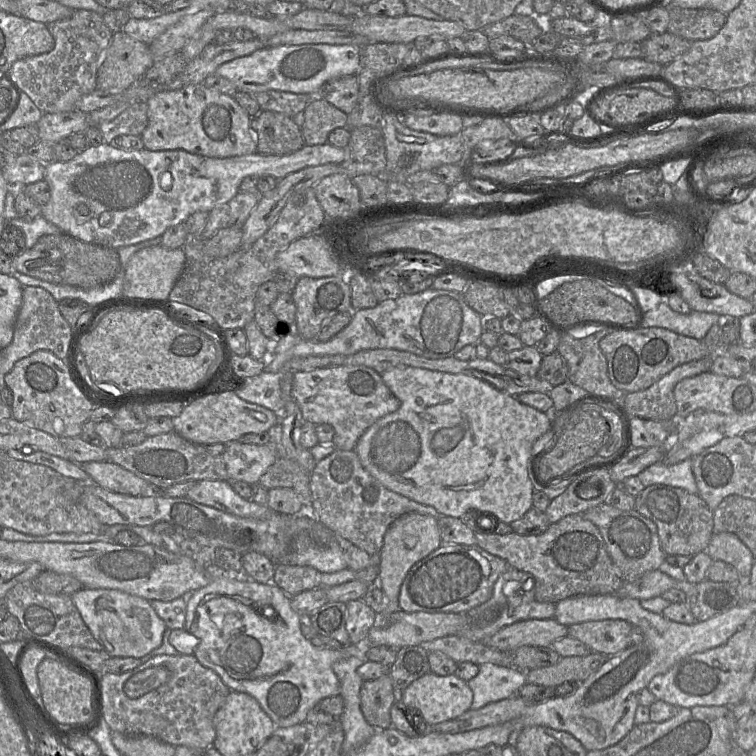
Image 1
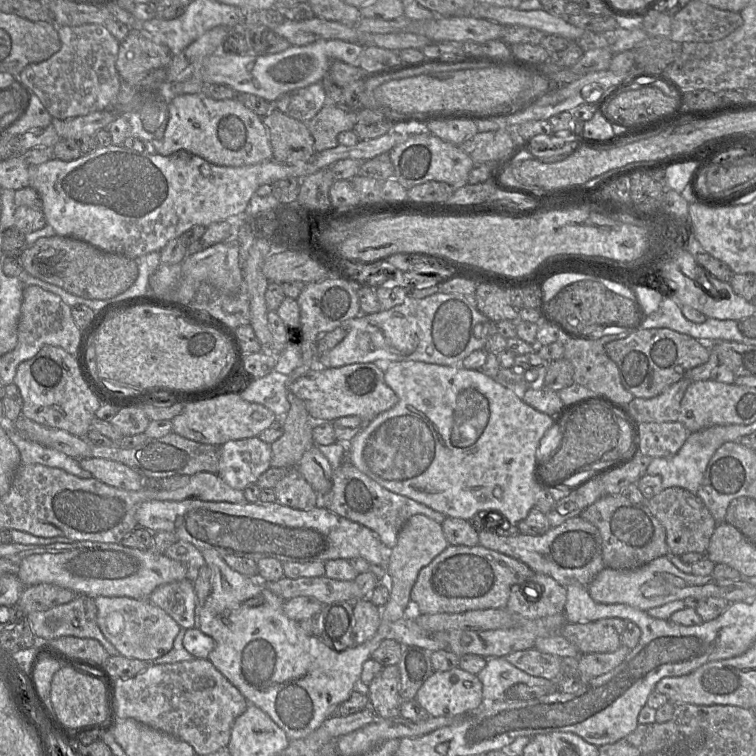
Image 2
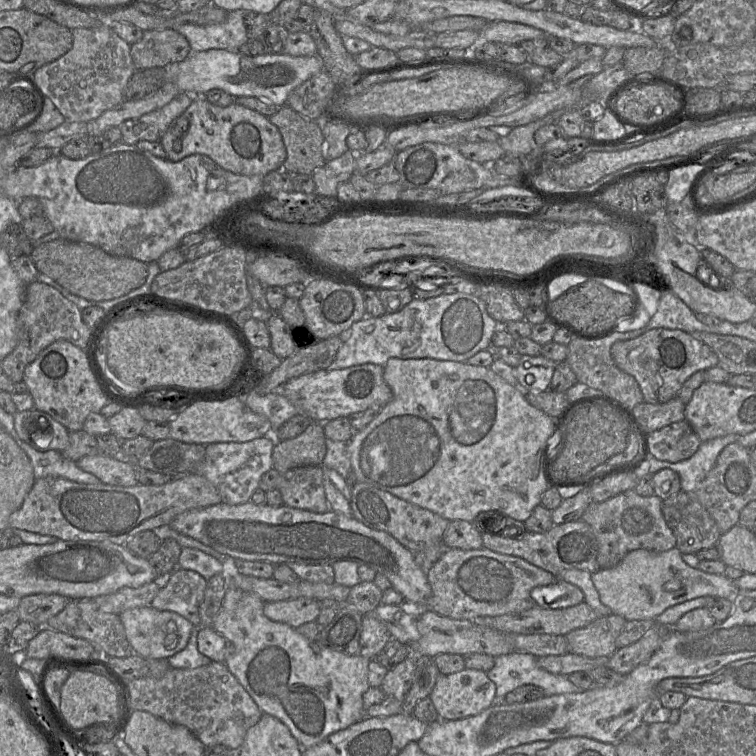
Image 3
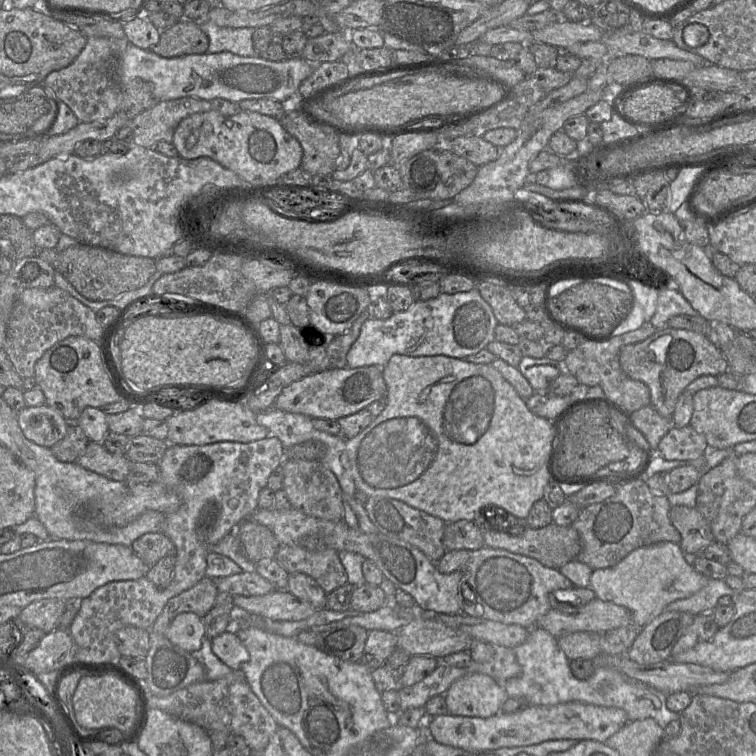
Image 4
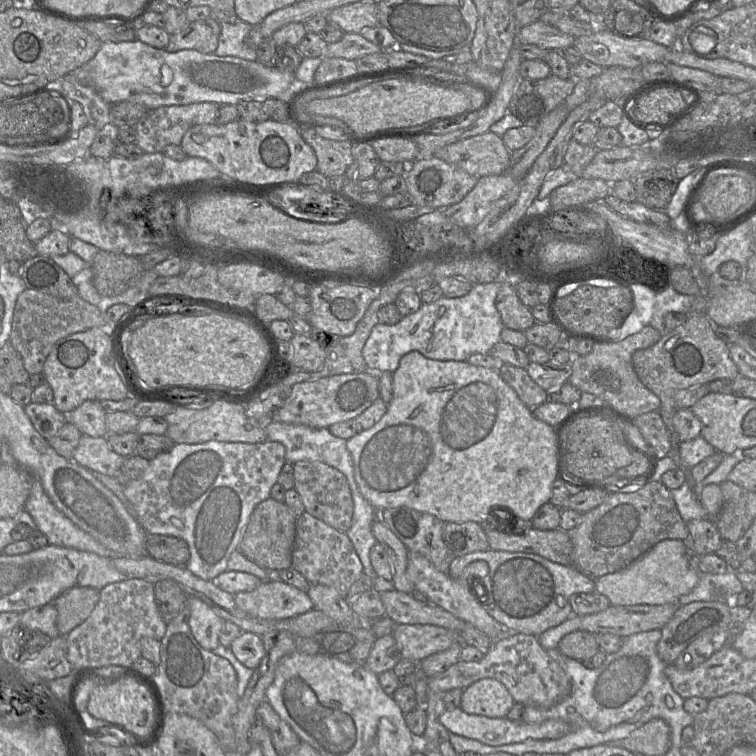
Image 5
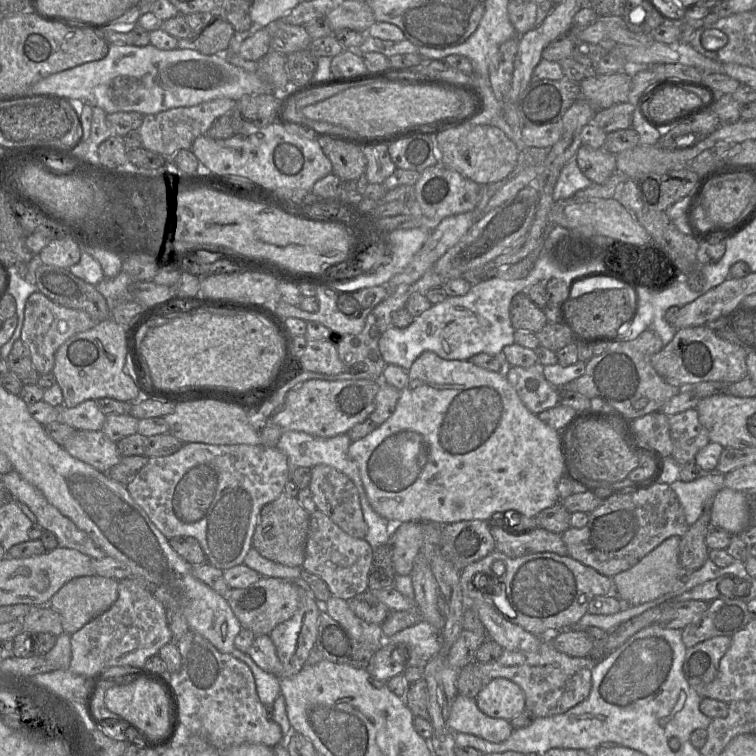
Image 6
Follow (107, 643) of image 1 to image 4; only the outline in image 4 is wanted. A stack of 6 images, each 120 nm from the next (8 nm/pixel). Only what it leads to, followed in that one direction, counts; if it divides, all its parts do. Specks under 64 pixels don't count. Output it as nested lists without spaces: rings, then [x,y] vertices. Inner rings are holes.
[[[192,612],[178,614],[165,632],[165,637],[186,652],[201,648],[205,636],[203,618]]]

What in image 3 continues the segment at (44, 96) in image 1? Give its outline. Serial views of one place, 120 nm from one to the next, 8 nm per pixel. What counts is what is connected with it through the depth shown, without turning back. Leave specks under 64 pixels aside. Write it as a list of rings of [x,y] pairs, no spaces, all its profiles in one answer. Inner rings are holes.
[[[108,23],[71,30],[71,49],[58,59],[38,68],[33,74],[32,89],[49,98],[68,121],[89,122],[124,100],[124,90],[136,71],[130,46]]]

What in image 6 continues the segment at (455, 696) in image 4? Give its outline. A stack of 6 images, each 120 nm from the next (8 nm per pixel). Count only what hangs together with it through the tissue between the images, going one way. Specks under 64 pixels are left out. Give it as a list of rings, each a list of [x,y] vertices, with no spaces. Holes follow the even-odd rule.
[[[502,677],[487,681],[475,700],[485,715],[508,721],[525,709],[523,690],[514,682]]]

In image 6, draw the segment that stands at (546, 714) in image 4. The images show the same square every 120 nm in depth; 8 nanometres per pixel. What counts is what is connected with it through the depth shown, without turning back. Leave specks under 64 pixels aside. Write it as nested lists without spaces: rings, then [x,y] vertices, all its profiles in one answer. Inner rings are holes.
[[[457,695],[453,701],[448,724],[455,733],[467,733],[492,743],[505,741],[514,728],[510,721],[485,715],[474,698]]]

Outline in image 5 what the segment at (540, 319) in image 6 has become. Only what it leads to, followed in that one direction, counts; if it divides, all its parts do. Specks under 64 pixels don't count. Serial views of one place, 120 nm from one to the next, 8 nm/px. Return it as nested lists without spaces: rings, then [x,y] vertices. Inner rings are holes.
[[[499,280],[495,306],[504,327],[524,332],[536,323],[531,309],[522,303],[515,287],[509,281]]]

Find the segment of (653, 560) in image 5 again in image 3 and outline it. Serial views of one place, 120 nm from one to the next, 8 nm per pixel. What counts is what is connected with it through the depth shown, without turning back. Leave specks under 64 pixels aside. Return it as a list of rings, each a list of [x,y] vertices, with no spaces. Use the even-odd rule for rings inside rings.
[[[676,547],[656,552],[638,549],[629,552],[614,567],[599,569],[591,574],[600,601],[627,621],[654,620],[669,607],[698,597],[732,599],[739,589],[734,581],[724,575],[705,573],[692,568],[682,559]]]

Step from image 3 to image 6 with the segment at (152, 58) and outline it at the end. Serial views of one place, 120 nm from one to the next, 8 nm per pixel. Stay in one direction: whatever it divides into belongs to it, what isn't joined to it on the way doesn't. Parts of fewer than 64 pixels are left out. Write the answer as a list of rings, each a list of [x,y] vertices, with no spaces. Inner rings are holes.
[[[213,17],[201,29],[193,29],[187,38],[178,39],[177,48],[191,49],[205,55],[224,54],[234,34],[235,29],[229,22]]]

